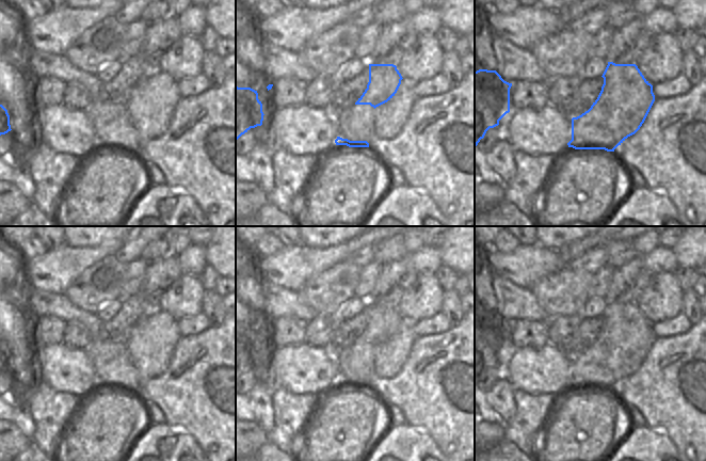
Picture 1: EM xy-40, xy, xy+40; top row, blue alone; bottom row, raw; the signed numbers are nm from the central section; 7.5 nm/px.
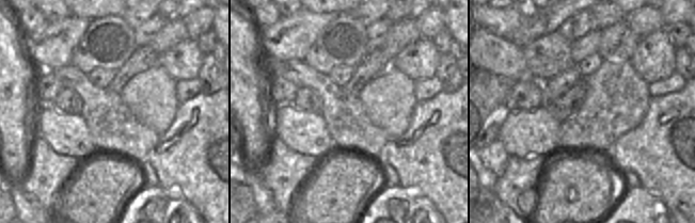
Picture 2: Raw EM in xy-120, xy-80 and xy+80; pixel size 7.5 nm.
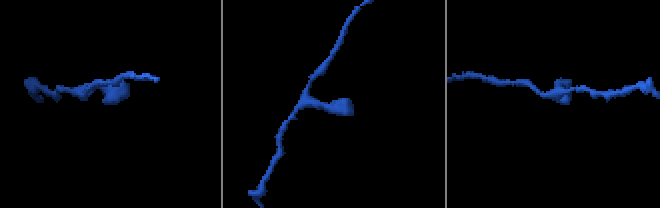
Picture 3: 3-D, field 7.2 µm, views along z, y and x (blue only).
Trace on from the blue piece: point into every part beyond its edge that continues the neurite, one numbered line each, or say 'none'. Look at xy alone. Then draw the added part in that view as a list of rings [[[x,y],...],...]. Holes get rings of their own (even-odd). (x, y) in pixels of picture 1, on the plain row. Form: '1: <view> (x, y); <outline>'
none

